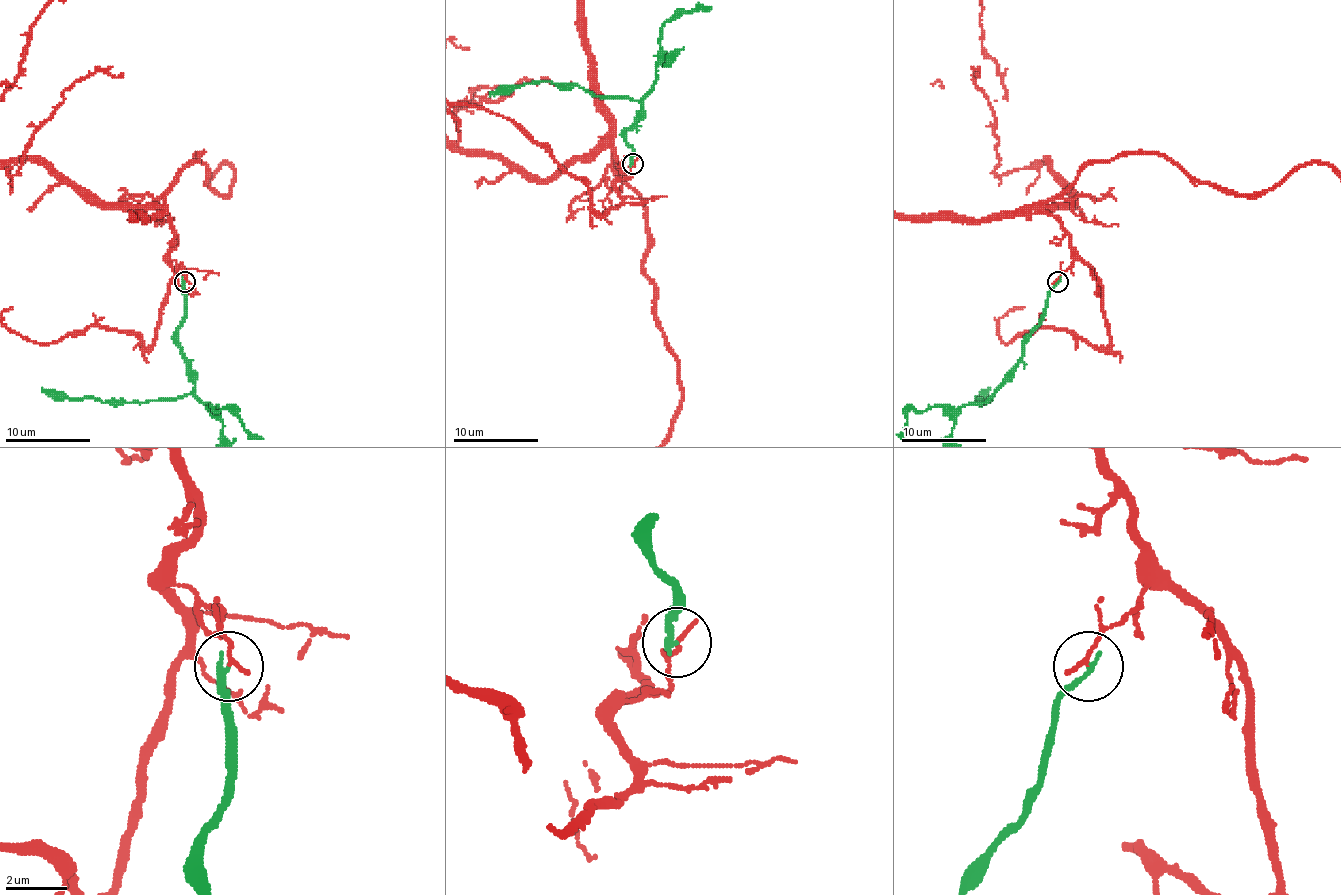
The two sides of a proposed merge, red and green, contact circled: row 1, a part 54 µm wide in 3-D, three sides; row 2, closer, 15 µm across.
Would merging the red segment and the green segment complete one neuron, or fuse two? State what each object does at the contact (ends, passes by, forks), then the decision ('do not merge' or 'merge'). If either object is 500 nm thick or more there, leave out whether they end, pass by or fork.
red ends | green ends | do not merge

